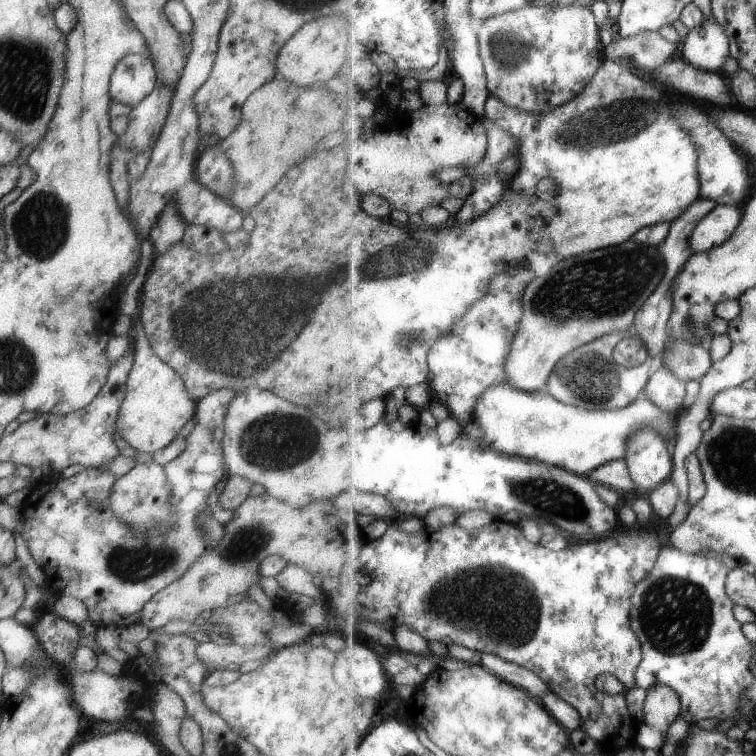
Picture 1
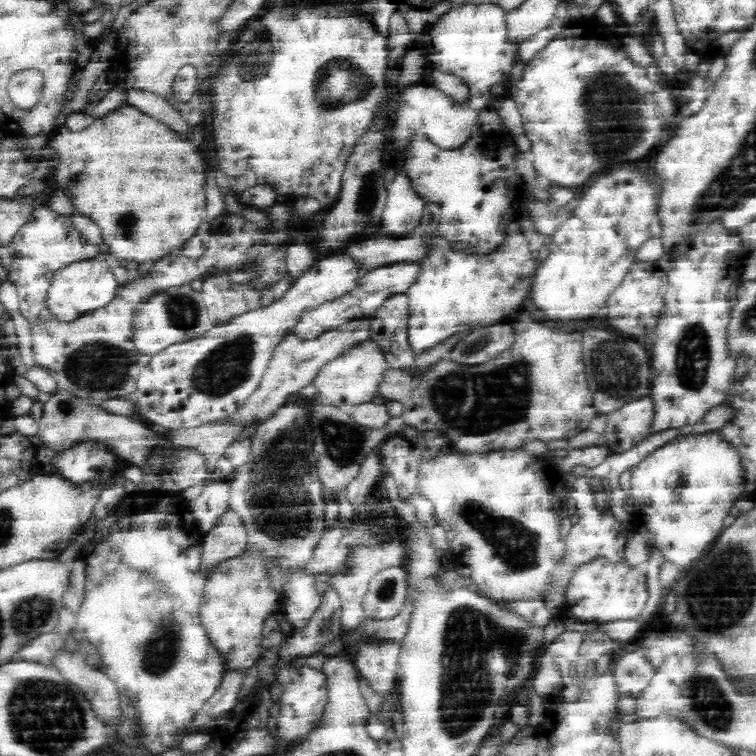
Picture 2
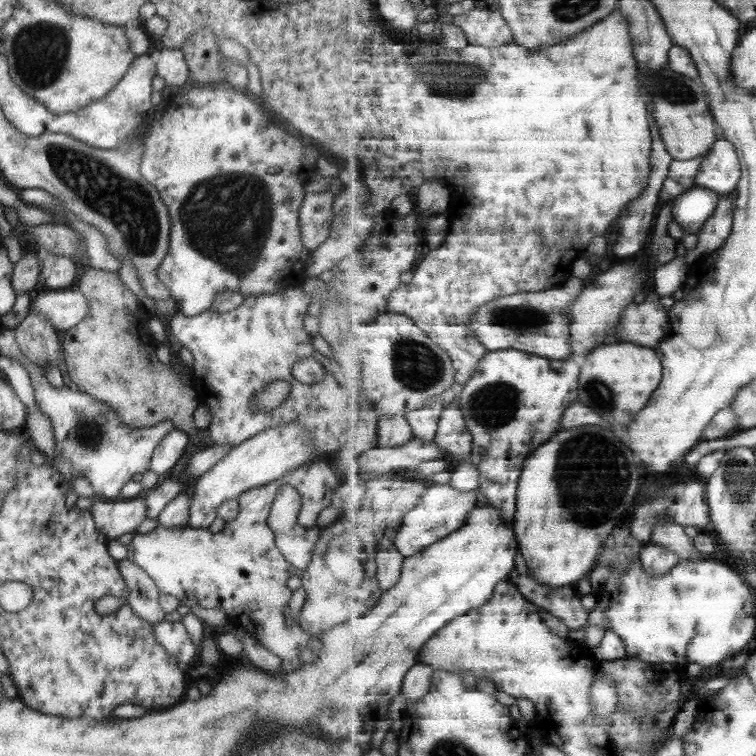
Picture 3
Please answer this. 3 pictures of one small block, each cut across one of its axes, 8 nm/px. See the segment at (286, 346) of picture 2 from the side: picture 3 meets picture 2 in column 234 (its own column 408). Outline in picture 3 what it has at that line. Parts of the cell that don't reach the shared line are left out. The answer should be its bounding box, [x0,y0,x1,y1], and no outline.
[406,395,445,441]

